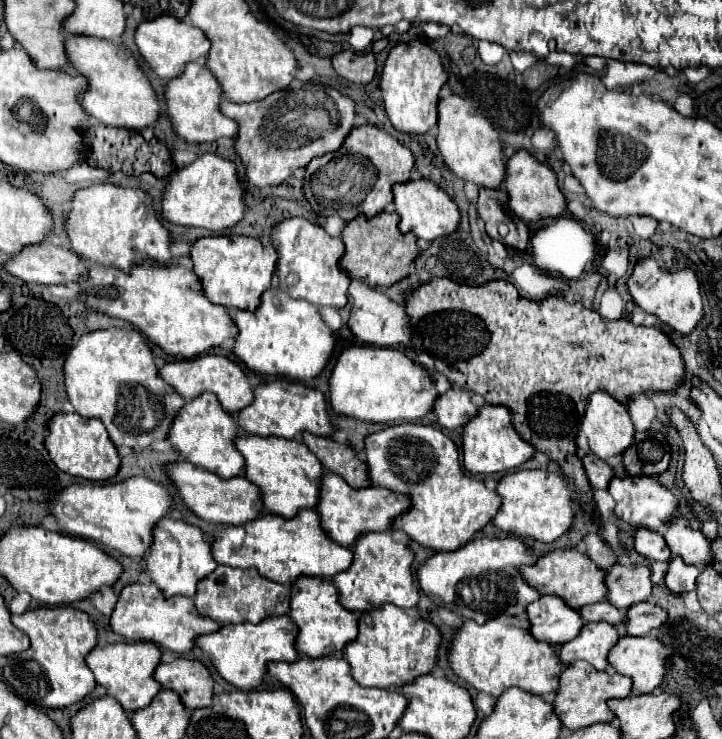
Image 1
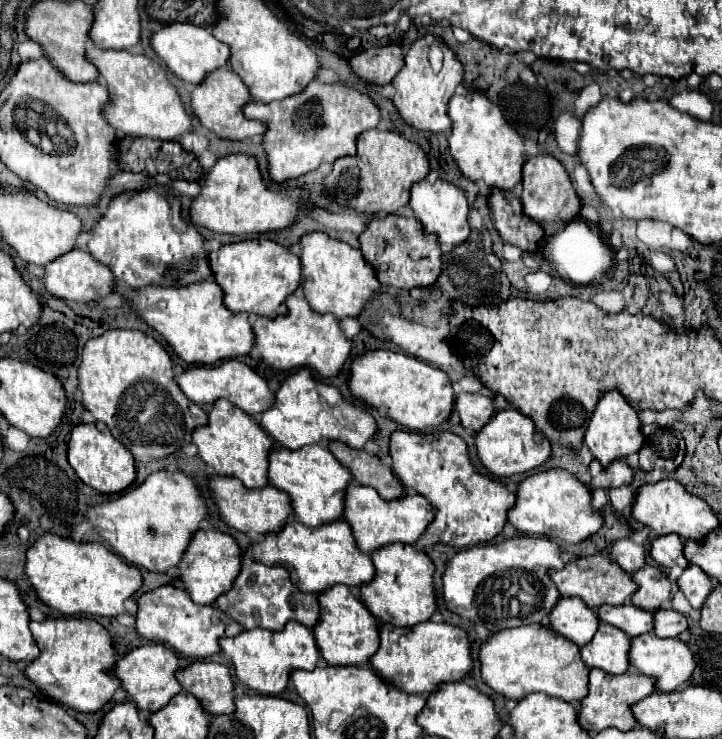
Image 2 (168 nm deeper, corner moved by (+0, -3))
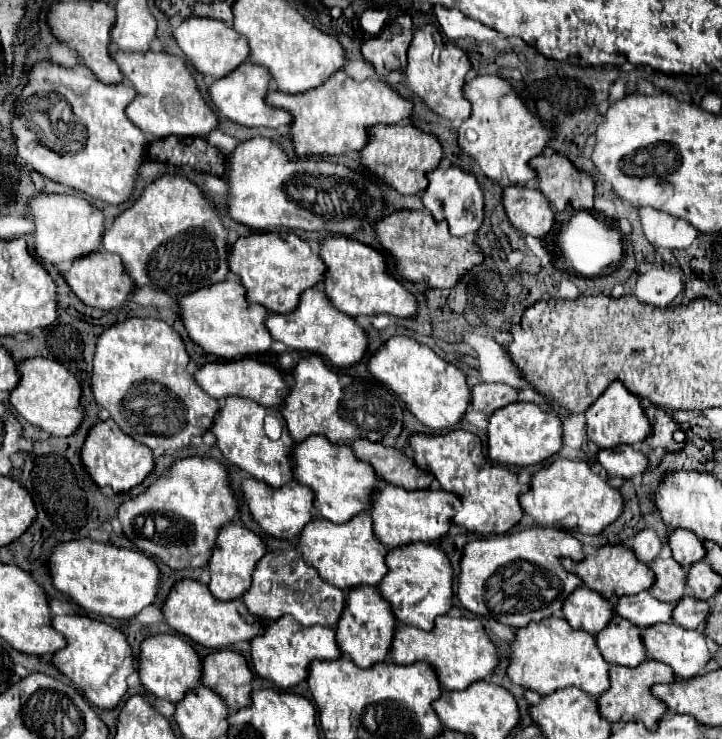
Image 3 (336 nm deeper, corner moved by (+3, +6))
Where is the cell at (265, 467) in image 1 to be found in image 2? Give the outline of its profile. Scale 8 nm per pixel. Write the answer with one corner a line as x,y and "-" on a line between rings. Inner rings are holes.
314,444
300,450
278,448
270,452
270,484
284,490
292,498
294,516
306,526
322,526
326,522
340,520
344,514
344,496
346,488
352,482
352,474
342,466
326,446

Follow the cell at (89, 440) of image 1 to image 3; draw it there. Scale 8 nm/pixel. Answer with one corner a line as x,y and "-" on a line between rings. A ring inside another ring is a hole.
113,419
99,421
93,425
83,441
81,449
81,461
91,475
91,479
101,487
111,487
115,493
129,491
131,487
139,485
149,471
153,469
153,453
145,445
133,441
129,435
125,435

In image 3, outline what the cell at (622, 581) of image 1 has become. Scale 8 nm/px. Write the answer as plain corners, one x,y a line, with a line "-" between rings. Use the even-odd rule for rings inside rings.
673,559
653,561
649,569
655,573
655,583
649,587
649,593
659,601
679,601
685,595
685,569

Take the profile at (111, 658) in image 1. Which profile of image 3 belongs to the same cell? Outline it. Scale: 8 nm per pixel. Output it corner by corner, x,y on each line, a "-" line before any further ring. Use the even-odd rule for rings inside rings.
173,633
155,635
155,637
147,637
141,643
137,673
139,673
143,687
149,693
153,693
159,699
167,699
167,701
175,703
185,695
185,691
199,685
201,659
195,653
195,649
187,641
183,641
179,635
173,635

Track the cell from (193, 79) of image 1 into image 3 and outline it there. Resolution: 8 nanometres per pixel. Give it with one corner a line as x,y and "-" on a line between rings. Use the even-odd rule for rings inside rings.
251,61
241,63
237,69
227,73
225,77
217,79
213,85
209,85
209,97
211,103
217,107
219,115
223,115
229,121
235,121
245,127
279,127
279,125
289,125
291,115
283,109
267,107
265,105
265,95
269,91
269,73
261,65
253,65

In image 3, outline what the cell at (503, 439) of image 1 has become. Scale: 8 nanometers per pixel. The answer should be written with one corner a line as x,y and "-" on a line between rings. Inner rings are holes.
511,403
507,407
497,409
489,417
489,427
487,427
487,453
493,463
499,465
517,465
517,467
527,467
527,465
537,465
545,461
547,457
555,455
561,449
561,423
557,419
557,411
553,413
543,413
537,405
533,403

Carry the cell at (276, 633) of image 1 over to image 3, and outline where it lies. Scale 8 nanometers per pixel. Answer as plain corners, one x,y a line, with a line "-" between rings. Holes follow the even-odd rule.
283,615
277,621
271,621
263,635
257,635
255,639
249,641
251,645
251,661
255,671
263,677
273,681
277,687
287,689
297,685
299,681
305,679
305,671
313,659
337,659
341,653
335,643
335,633
331,627
303,627
293,617

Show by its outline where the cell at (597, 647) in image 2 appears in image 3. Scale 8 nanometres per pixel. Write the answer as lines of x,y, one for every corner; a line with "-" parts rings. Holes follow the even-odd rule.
613,615
609,625
595,635
595,643
609,665
619,663
625,667
637,667
647,659
639,627
617,615

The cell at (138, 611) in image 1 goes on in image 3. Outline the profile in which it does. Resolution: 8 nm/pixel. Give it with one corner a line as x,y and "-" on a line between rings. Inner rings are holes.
179,579
177,583
173,583
169,595
161,605
161,613
169,629
209,649
229,647
237,641
249,641
263,633
263,623
247,611
241,599
217,601
211,597
209,589
195,579

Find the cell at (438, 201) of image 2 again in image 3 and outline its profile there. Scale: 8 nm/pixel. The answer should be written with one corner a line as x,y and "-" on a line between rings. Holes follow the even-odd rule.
451,165
445,171
441,169
429,171
427,181
429,185
421,193
421,203
433,215
433,219
435,221
447,219
449,233
455,237
465,237
469,233
475,233
483,223
483,193
477,185
477,179
469,171

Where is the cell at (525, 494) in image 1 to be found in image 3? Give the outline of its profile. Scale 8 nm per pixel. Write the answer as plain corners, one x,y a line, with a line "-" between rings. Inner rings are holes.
555,459
549,467
539,469
531,477
529,491
519,495
519,503
523,513
531,515
537,525
563,527
563,523
569,521
569,529
579,529
579,533
583,535
601,533
619,517
623,509
623,499
617,489
613,489
605,479
593,473
587,463
569,459

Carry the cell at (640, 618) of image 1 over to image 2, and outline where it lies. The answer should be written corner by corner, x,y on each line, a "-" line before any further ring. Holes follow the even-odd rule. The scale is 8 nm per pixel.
656,610
654,612
654,634
660,638
676,638
688,628
684,614
676,610

